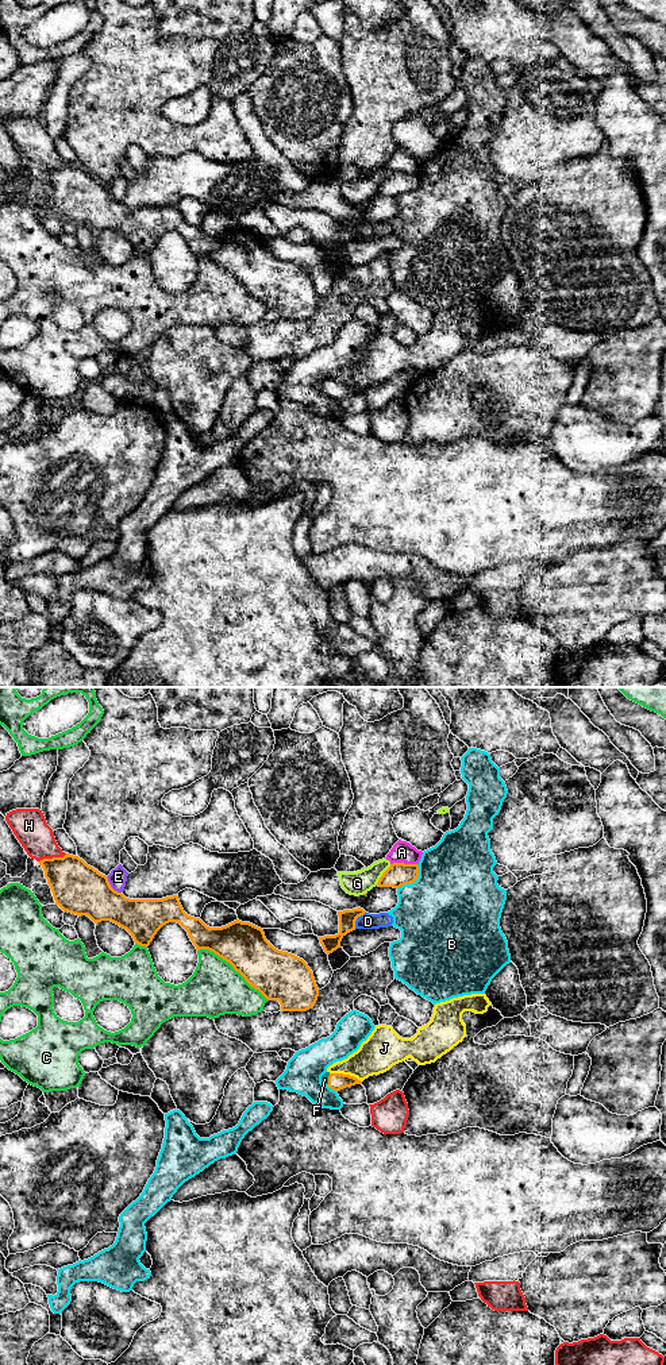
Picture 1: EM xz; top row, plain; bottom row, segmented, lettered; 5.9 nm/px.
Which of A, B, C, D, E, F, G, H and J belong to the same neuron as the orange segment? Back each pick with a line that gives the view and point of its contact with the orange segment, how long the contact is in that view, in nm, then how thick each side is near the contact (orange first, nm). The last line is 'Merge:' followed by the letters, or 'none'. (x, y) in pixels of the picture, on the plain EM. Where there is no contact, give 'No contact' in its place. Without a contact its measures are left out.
F: Touches orange at xz (328, 388). Shared border 70 nm. Thickness 110 nm (orange) against 50 nm
Merge: F

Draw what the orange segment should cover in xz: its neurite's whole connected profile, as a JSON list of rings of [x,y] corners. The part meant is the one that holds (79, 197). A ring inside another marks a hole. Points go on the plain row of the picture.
[[[66,162],[63,166],[43,167],[38,171],[45,180],[55,213],[63,220],[86,224],[95,232],[111,230],[126,238],[135,252],[146,257],[163,234],[177,231],[188,240],[197,259],[208,258],[230,271],[267,309],[278,309],[282,320],[307,320],[315,315],[319,297],[313,281],[303,267],[276,258],[266,248],[263,238],[239,228],[222,236],[209,236],[200,227],[188,224],[177,204],[162,208],[126,207],[111,196],[105,184],[78,165]]]

